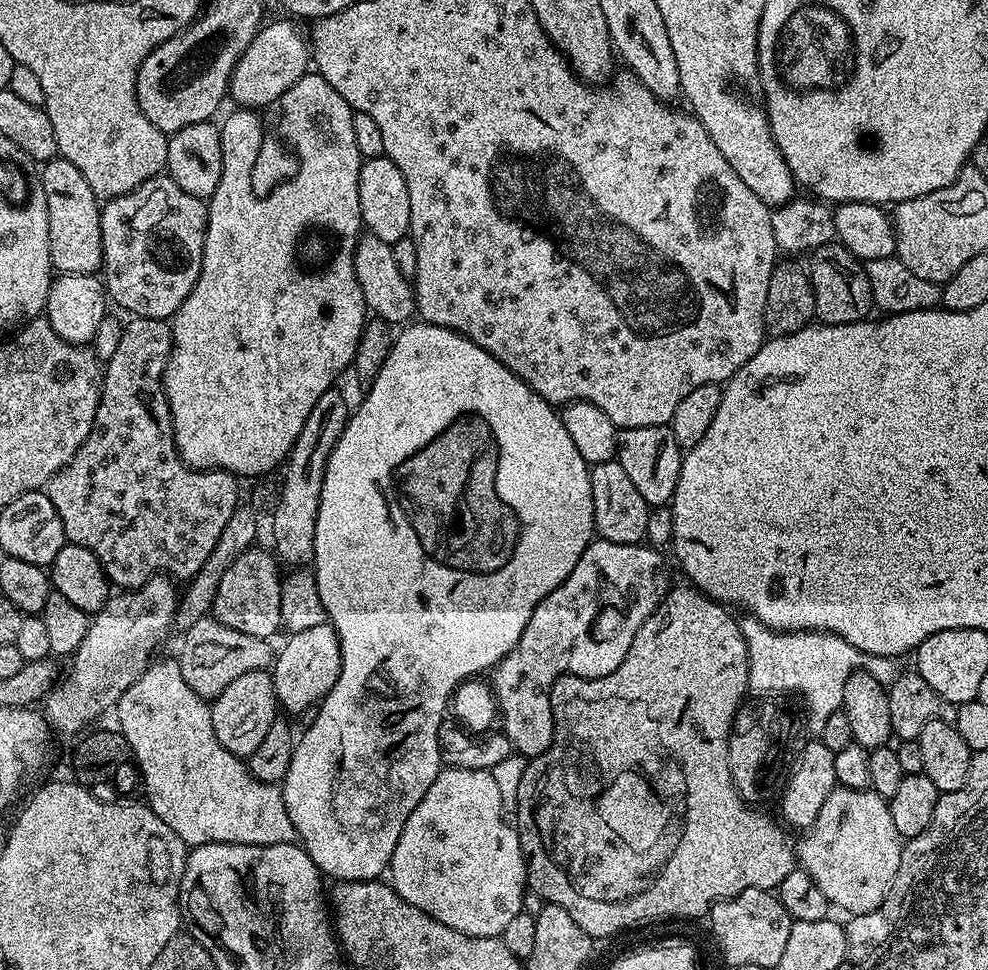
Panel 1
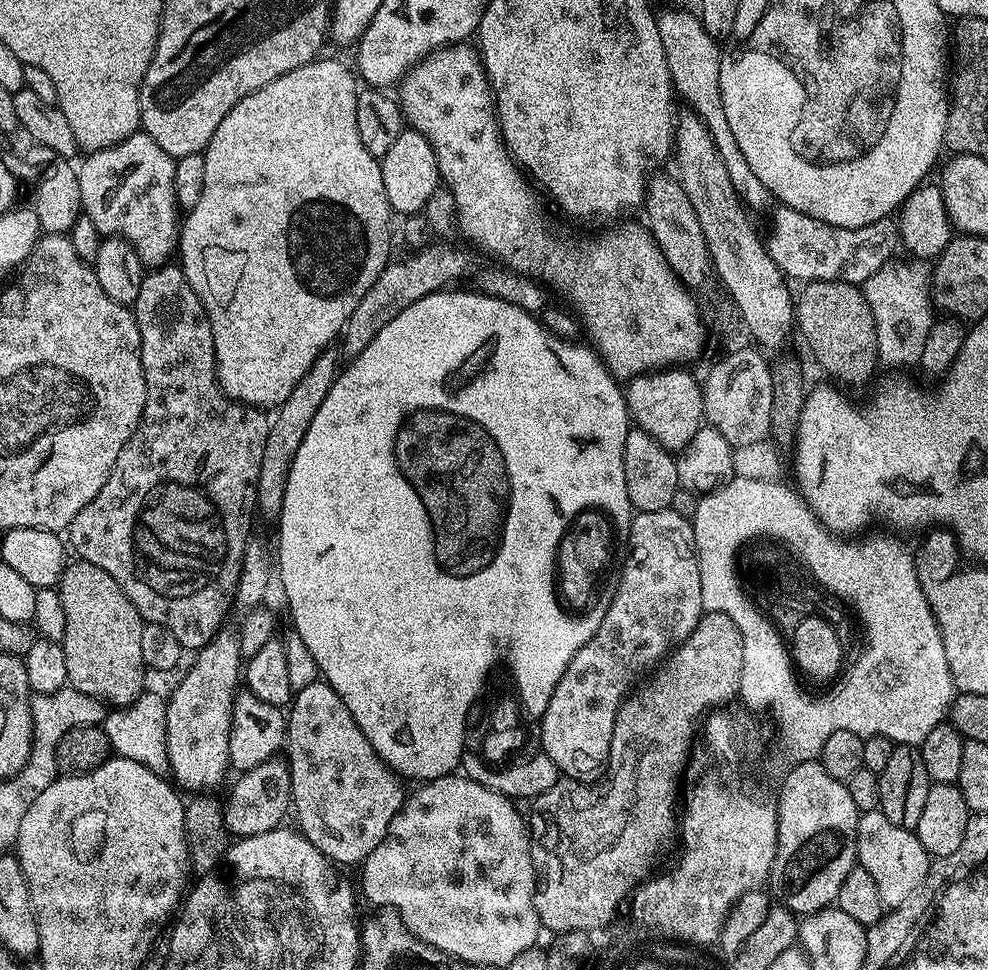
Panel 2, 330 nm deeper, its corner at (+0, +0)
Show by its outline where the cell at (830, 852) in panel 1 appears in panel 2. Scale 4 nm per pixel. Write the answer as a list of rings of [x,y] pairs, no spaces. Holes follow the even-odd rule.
[[[879,810],[860,814],[856,859],[859,867],[864,868],[866,874],[874,880],[874,886],[878,886],[878,894],[888,910],[912,899],[930,867],[928,851],[922,842],[918,842],[915,831],[894,826],[894,822],[890,822],[890,818],[886,818],[886,814]]]

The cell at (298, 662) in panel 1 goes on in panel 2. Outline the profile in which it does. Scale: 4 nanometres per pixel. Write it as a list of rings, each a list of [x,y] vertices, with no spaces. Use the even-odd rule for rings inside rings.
[[[273,758],[254,766],[254,770],[241,772],[235,777],[236,785],[232,788],[224,804],[224,821],[233,837],[243,838],[254,834],[266,834],[281,827],[284,815],[289,815],[292,802],[292,778],[288,761]]]

